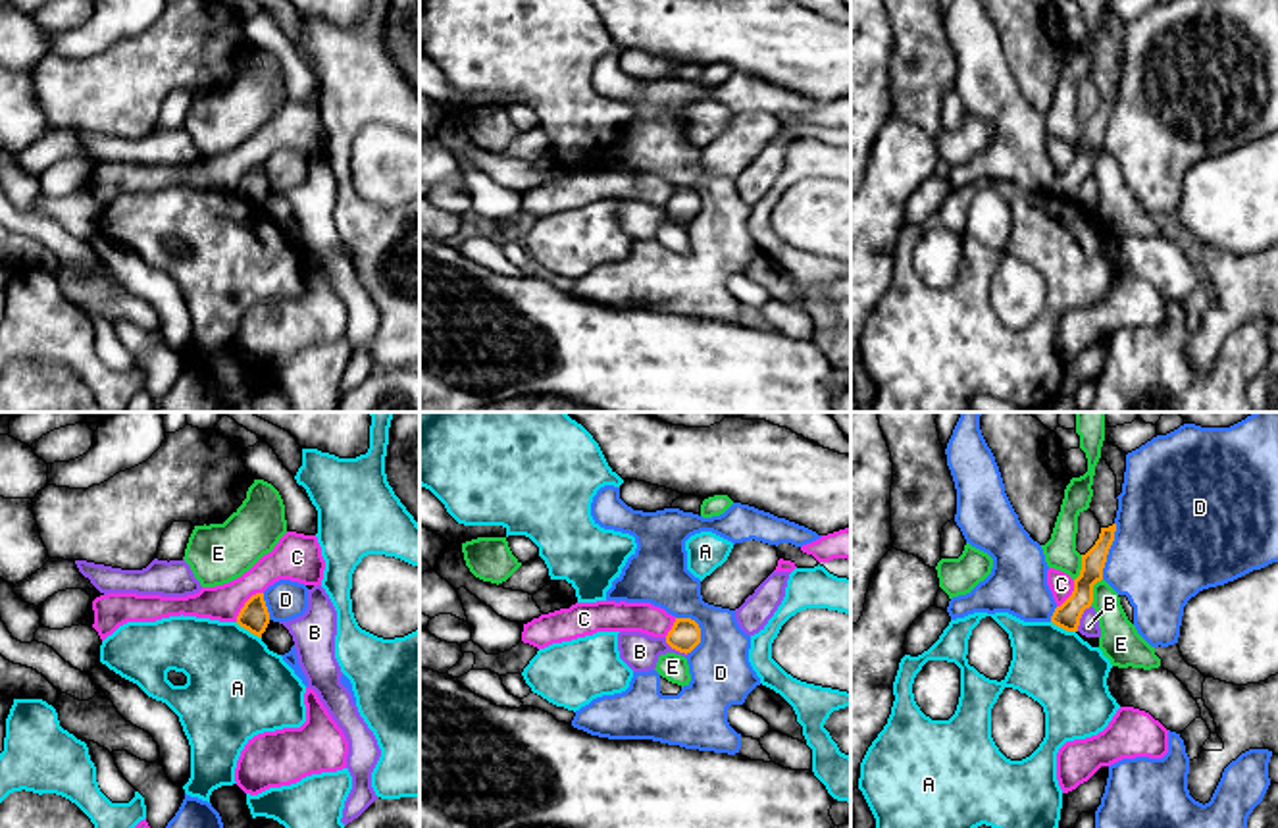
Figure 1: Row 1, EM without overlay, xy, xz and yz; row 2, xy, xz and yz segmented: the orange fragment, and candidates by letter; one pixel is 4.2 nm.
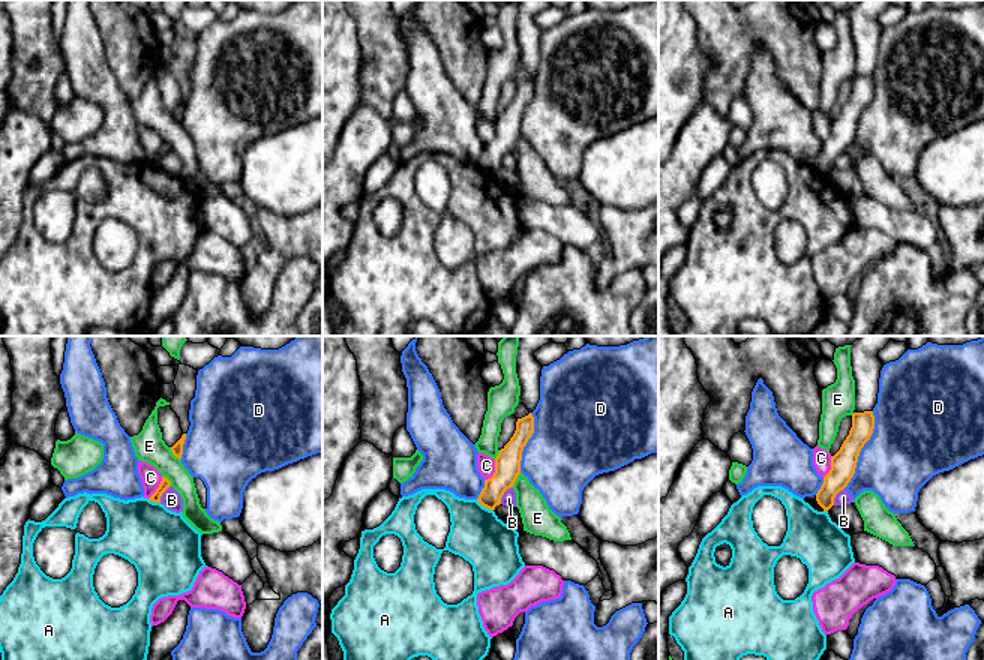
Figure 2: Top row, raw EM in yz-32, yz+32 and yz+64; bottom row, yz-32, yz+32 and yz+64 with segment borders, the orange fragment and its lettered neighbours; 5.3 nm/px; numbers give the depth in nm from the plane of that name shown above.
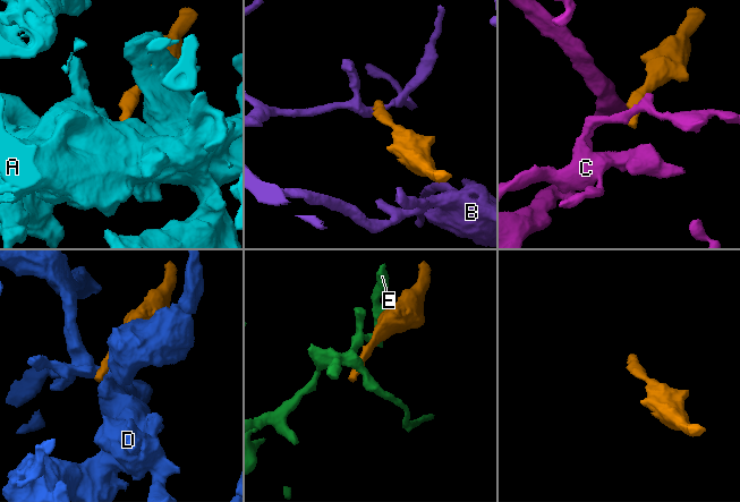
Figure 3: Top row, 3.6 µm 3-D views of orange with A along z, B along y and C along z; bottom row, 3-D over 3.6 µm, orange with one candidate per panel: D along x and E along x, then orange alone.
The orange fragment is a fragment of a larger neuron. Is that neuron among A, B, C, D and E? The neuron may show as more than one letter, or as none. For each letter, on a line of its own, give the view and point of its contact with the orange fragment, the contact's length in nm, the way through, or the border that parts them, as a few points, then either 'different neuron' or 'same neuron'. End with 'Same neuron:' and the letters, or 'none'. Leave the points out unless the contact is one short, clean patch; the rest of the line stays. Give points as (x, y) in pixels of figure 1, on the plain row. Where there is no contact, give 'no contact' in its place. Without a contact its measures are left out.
A: xy (249, 199) | 130 nm | along xy (235, 191), (260, 206) | different neuron
B: xz (676, 218) | 120 nm | along xz (664, 206), (672, 216), (688, 222) | different neuron
C: xy (245, 172) | 170 nm | along xy (262, 160), (256, 160), (245, 172), (235, 189) | different neuron
D: yz (1107, 120) | 240 nm | different neuron
E: yz (1092, 160) | 130 nm | different neuron
Same neuron: none

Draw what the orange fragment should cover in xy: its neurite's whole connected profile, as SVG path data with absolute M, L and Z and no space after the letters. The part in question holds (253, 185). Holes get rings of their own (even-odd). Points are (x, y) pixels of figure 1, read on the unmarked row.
M264 162L252 164L237 185L237 193L250 202L262 206L269 193L269 181L264 169Z

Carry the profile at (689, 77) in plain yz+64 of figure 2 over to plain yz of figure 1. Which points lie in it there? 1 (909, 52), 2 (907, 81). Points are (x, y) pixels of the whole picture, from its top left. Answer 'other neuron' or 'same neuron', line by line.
1: other neuron
2: other neuron

